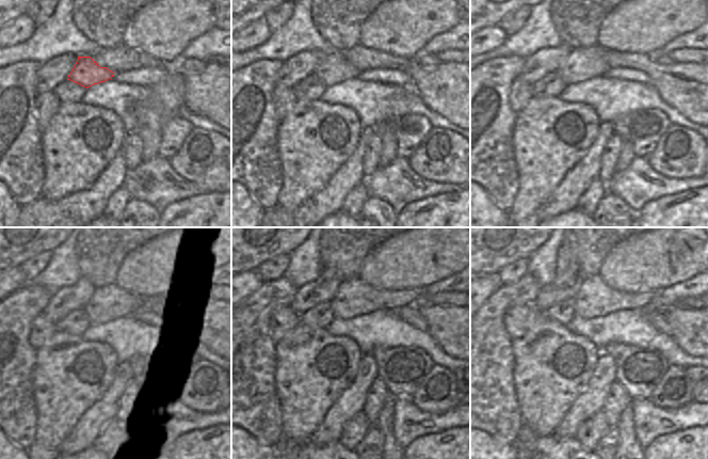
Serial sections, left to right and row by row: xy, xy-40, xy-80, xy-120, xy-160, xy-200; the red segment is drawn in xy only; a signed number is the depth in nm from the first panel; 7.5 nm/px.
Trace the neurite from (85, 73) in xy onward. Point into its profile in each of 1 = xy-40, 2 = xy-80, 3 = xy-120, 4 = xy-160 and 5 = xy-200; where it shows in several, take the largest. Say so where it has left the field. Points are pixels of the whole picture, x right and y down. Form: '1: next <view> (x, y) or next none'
1: next xy-40 (333, 68)
2: next xy-80 (581, 64)
3: next xy-120 (109, 302)
4: next xy-160 (354, 298)
5: next xy-200 (595, 298)

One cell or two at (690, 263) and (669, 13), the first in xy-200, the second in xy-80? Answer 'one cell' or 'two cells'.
one cell

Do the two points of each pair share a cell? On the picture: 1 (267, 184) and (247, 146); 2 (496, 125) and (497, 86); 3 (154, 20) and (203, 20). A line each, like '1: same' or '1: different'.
1: same
2: same
3: same

